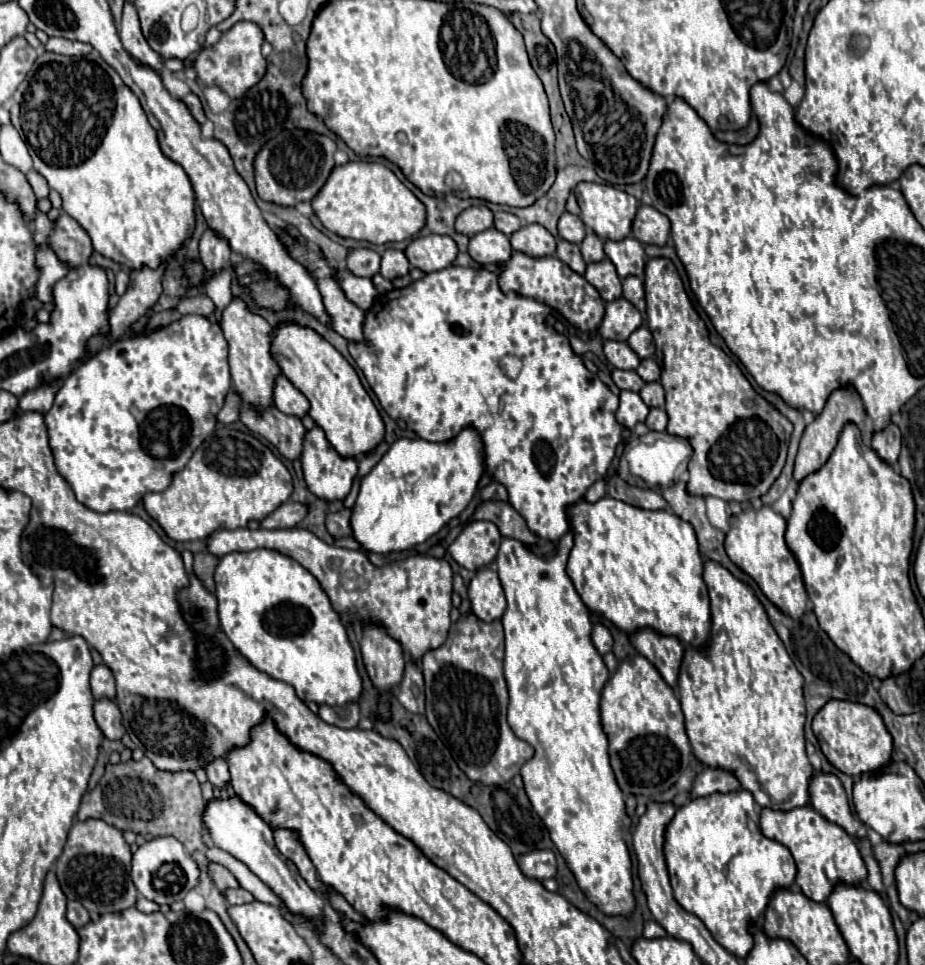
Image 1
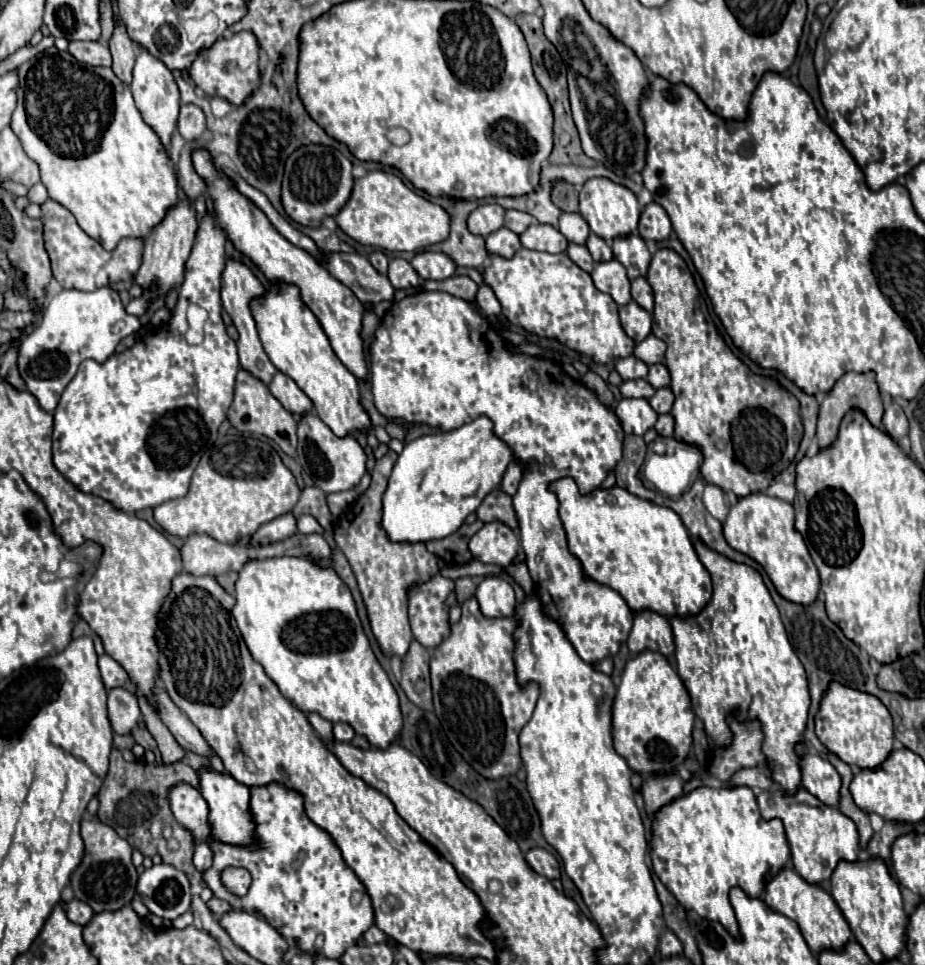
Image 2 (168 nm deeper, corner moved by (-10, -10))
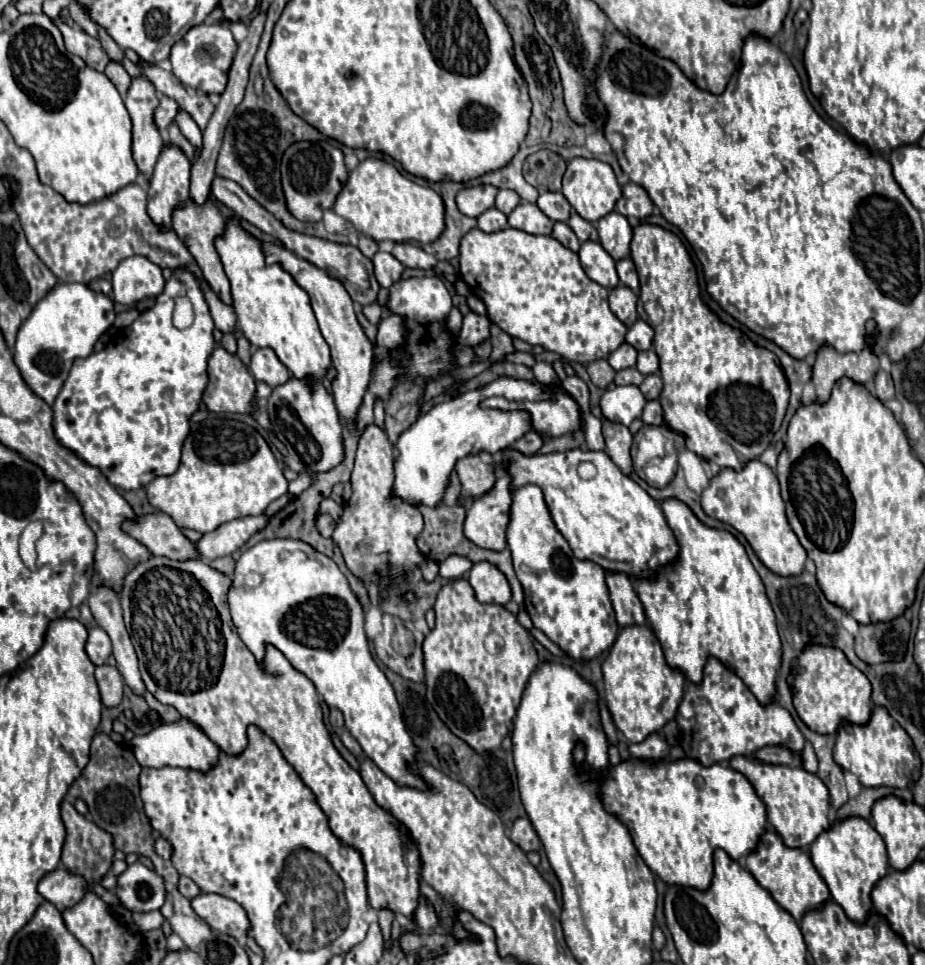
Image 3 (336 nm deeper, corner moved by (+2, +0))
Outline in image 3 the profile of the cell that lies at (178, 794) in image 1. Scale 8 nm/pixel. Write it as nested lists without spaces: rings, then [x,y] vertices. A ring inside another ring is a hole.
[[[96,733],[90,749],[90,763],[84,767],[82,775],[70,787],[70,795],[76,799],[84,799],[88,805],[88,813],[92,821],[108,831],[114,837],[114,847],[124,853],[144,853],[150,857],[154,869],[164,877],[168,891],[178,885],[178,873],[170,861],[164,861],[154,849],[152,825],[144,813],[144,803],[140,799],[140,765],[132,751],[124,751],[124,747],[116,745],[108,735]]]

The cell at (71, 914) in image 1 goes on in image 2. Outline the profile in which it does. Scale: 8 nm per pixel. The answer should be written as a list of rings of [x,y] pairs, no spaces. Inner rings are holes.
[[[72,899],[72,901],[60,901],[60,905],[66,909],[68,919],[74,921],[74,923],[78,923],[78,925],[88,923],[88,919],[92,919],[92,915],[94,915],[94,911],[88,907],[88,903],[78,901],[78,899]]]

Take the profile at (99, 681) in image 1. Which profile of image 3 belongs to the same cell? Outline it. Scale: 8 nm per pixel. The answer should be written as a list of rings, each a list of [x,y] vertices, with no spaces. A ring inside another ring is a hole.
[[[92,627],[88,631],[86,653],[94,665],[104,665],[108,661],[108,657],[112,655],[112,643],[110,643],[110,637],[106,635],[104,629]]]

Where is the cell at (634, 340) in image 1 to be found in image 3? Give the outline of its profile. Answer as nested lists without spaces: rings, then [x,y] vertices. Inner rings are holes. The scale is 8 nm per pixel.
[[[638,319],[630,329],[628,329],[628,335],[626,335],[626,343],[630,343],[636,351],[646,351],[652,347],[652,339],[654,339],[654,329]]]

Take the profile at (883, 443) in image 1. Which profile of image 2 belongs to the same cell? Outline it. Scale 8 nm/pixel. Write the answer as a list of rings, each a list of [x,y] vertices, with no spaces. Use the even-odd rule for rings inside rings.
[[[892,401],[892,403],[886,407],[884,417],[882,417],[882,427],[884,427],[896,441],[898,441],[902,435],[908,433],[908,419],[906,419],[902,407],[900,407],[896,401]]]

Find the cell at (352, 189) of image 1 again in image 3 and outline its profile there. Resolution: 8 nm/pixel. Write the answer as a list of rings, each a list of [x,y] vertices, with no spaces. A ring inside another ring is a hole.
[[[366,159],[350,171],[344,189],[332,207],[356,231],[374,241],[420,241],[432,243],[444,229],[444,203],[442,197],[430,189],[406,179],[394,165],[382,159]]]

